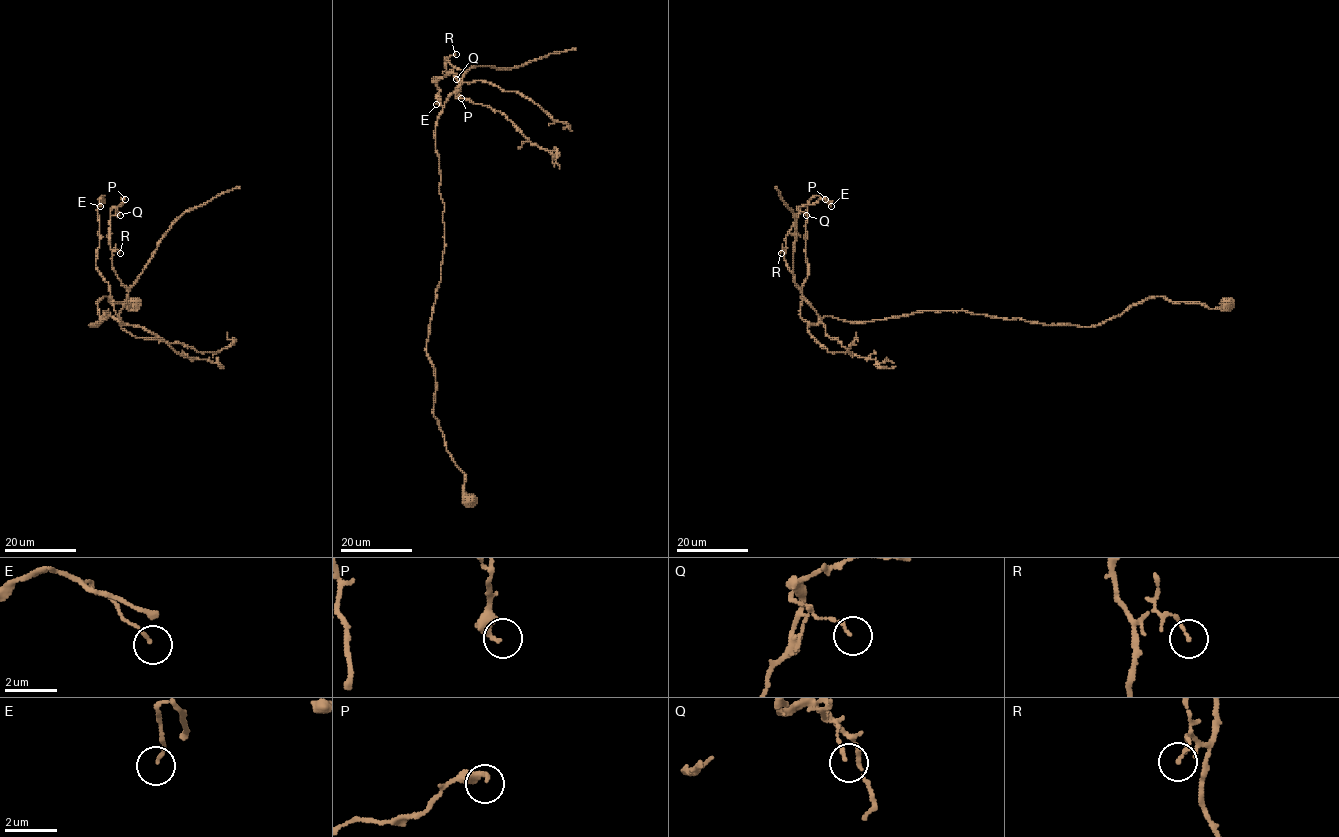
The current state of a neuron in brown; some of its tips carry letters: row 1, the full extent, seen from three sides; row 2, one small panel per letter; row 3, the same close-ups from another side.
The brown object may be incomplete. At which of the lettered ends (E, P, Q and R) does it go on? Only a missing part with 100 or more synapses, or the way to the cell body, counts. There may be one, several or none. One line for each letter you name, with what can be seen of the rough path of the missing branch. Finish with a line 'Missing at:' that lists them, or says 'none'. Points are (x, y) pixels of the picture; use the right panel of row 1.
Missing at: none

